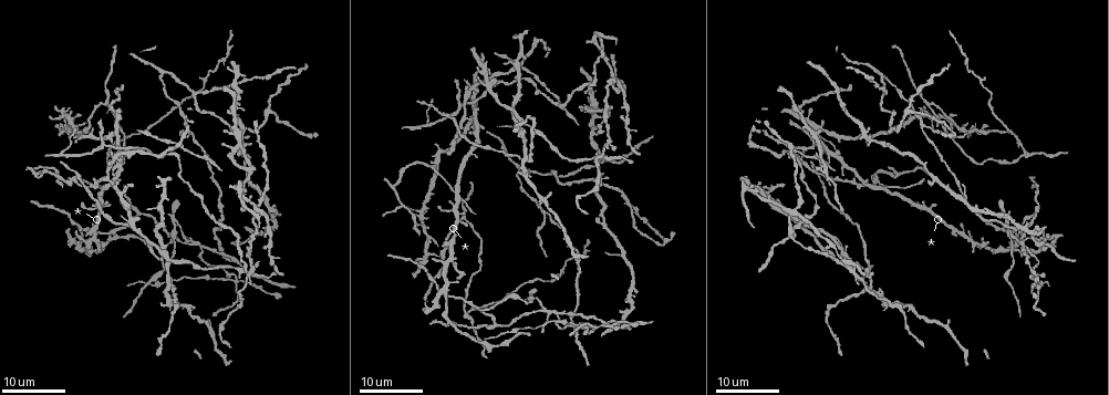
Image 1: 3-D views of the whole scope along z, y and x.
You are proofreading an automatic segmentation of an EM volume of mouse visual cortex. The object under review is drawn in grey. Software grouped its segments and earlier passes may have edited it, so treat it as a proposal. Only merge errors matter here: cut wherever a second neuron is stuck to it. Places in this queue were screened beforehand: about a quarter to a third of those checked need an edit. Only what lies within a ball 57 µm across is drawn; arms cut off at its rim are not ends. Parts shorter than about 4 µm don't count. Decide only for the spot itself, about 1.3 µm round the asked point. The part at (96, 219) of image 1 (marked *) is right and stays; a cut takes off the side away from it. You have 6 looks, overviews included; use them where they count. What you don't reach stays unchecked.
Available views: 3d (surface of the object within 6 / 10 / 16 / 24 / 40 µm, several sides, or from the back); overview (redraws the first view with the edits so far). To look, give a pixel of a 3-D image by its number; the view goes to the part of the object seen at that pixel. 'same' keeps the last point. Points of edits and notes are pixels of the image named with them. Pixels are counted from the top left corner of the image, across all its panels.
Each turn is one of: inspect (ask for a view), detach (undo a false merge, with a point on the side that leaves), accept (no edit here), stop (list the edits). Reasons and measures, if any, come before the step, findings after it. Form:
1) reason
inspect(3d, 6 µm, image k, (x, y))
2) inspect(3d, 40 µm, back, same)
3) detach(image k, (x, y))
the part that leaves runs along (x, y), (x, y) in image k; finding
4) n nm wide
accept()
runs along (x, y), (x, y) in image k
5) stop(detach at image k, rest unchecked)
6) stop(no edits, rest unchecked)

three arms meet
inspect(3d, 16 µm, image 1, (186, 150))

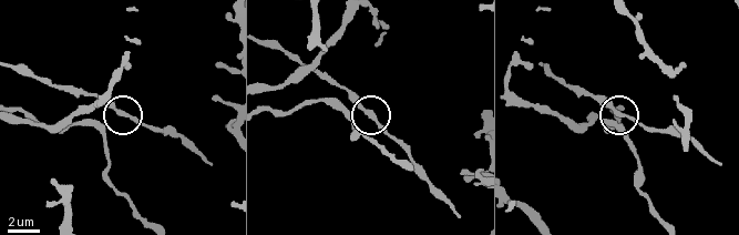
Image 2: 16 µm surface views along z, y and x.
zoom in
inspect(3d, 6 µm, image 2, (618, 112))

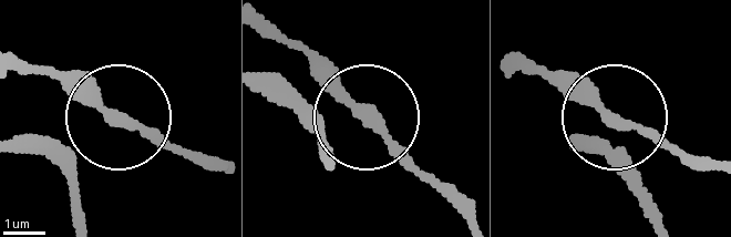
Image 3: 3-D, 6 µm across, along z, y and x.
side arm 10 µm
accept()
continuous, no second neuron

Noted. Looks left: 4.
four-way junction
inspect(3d, 16 µm, image 1, (792, 209))

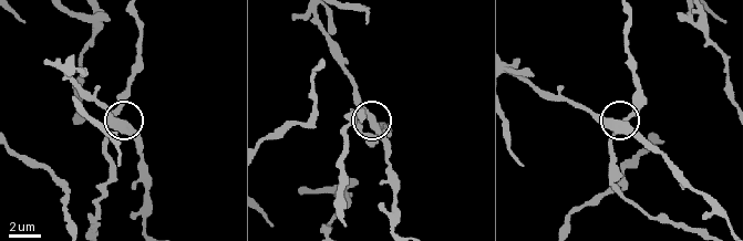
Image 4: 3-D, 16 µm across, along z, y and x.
inspect(3d, 6 µm, image 4, (619, 124))

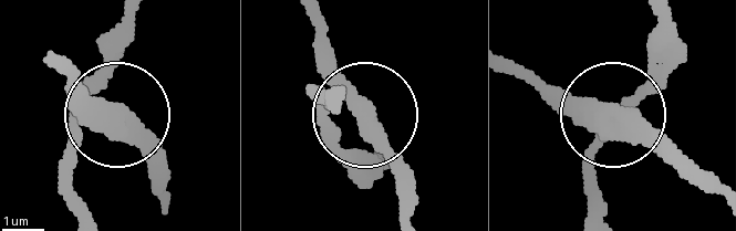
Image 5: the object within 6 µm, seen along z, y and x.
440 nm wide
accept()
runs along (82, 217), (72, 164), (104, 122), (117, 122), (164, 170) in image 5; one neuron here

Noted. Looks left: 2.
four-way junction
inspect(3d, 24 µm, image 1, (859, 276))

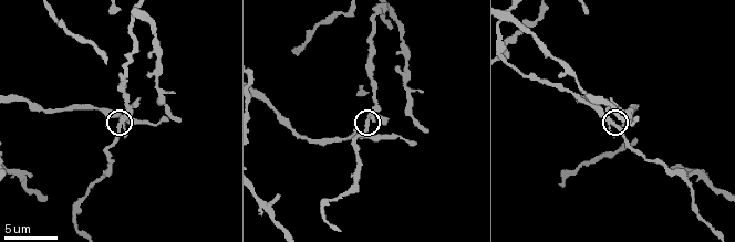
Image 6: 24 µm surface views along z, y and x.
zoom in
inspect(3d, 6 µm, image 6, (617, 126))

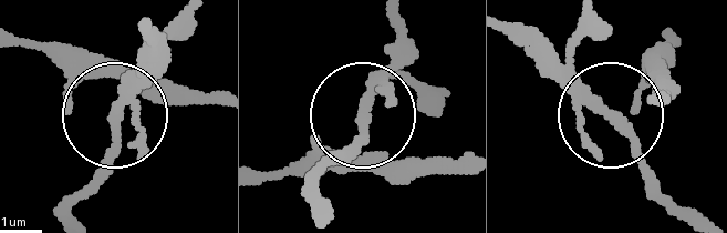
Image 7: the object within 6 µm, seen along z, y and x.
4 arms
accept()
runs along (394, 11), (391, 76), (320, 189) in image 7; continuous, no second neuron

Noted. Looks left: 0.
stop(no edits, rest unchecked)

